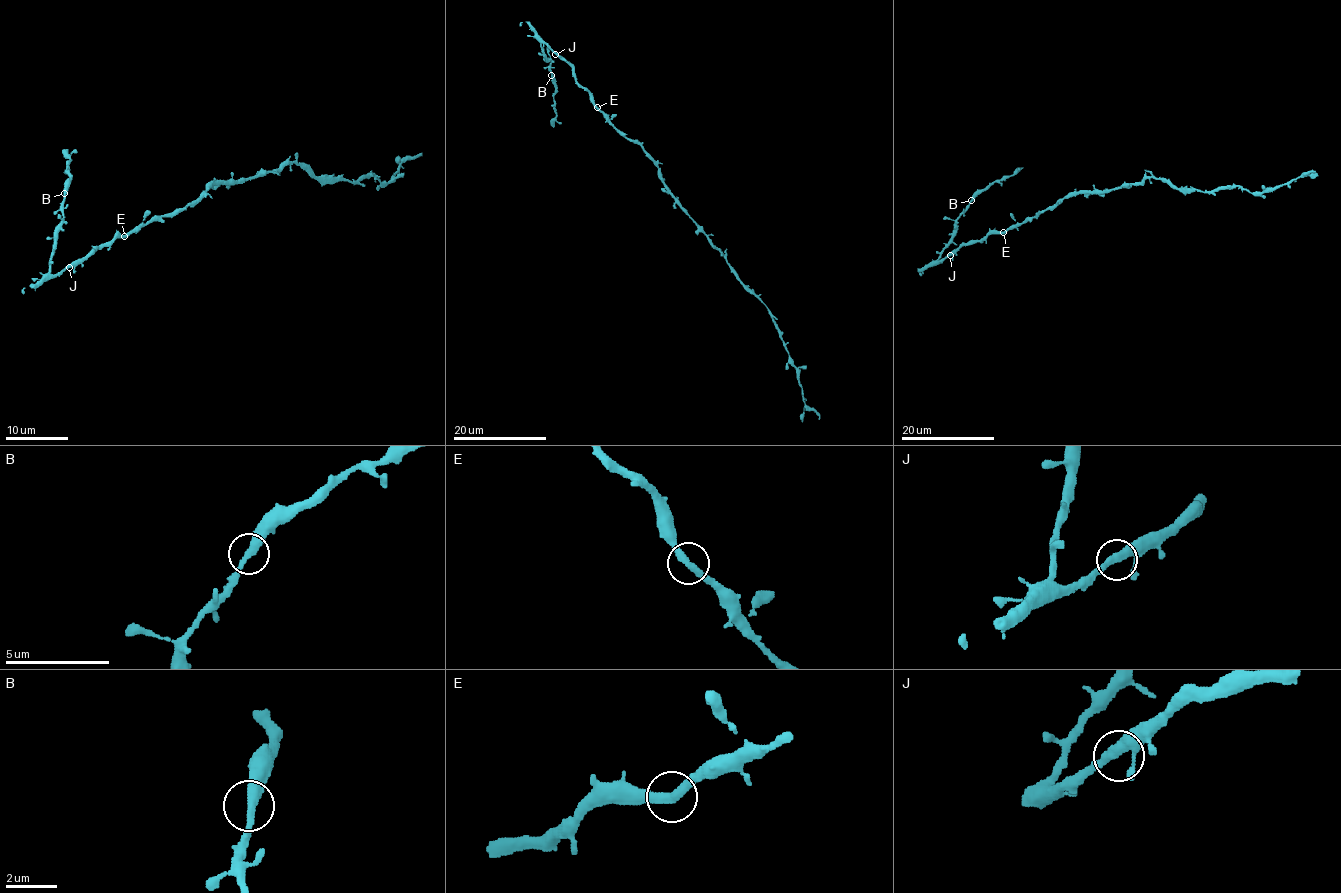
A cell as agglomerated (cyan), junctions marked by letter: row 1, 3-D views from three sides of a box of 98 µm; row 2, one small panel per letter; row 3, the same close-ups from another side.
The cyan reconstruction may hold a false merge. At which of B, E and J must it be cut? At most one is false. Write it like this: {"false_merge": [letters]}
{"false_merge": []}

